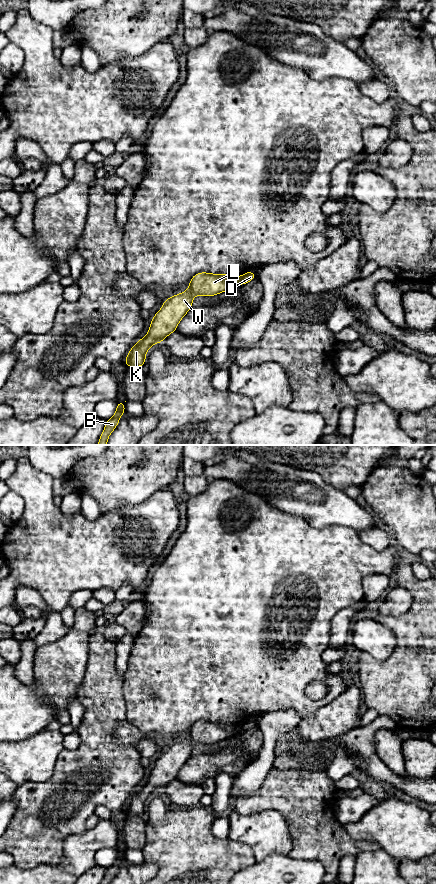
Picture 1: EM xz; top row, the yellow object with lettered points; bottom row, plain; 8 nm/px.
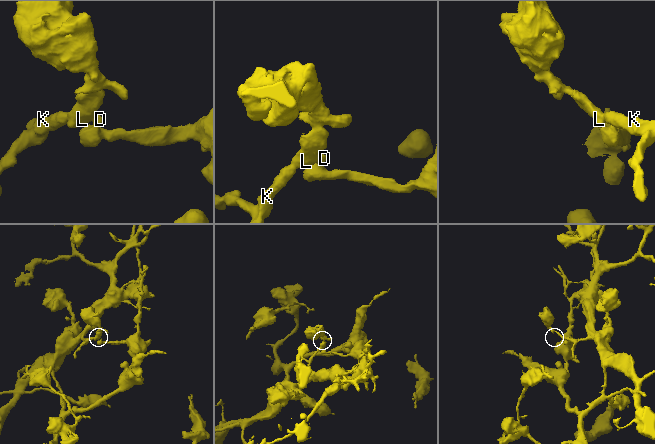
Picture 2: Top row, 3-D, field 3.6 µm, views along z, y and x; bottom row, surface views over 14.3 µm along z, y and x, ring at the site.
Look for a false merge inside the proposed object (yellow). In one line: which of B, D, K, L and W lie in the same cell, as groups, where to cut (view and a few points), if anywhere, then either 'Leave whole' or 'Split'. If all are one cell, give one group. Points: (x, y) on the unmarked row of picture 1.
Groups: B K L W / D. Split along xz (241, 725), (238, 731). Split

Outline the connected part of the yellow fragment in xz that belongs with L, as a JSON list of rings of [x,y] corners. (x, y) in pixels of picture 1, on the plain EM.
[[[195,722],[189,737],[164,748],[162,756],[151,766],[147,783],[133,793],[124,810],[127,815],[143,815],[147,798],[154,792],[161,791],[169,782],[176,779],[181,767],[192,756],[195,743],[215,744],[233,737],[240,731],[241,725],[228,722]]]

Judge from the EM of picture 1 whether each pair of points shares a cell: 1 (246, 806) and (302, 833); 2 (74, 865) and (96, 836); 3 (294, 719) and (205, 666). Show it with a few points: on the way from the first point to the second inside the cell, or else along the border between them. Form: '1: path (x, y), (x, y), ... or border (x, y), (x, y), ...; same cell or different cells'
1: path (262, 804), (280, 804), (293, 817); same cell
2: path (78, 858), (79, 853), (89, 843); same cell
3: border (258, 717), (282, 709), (292, 709), (302, 719); different cells

